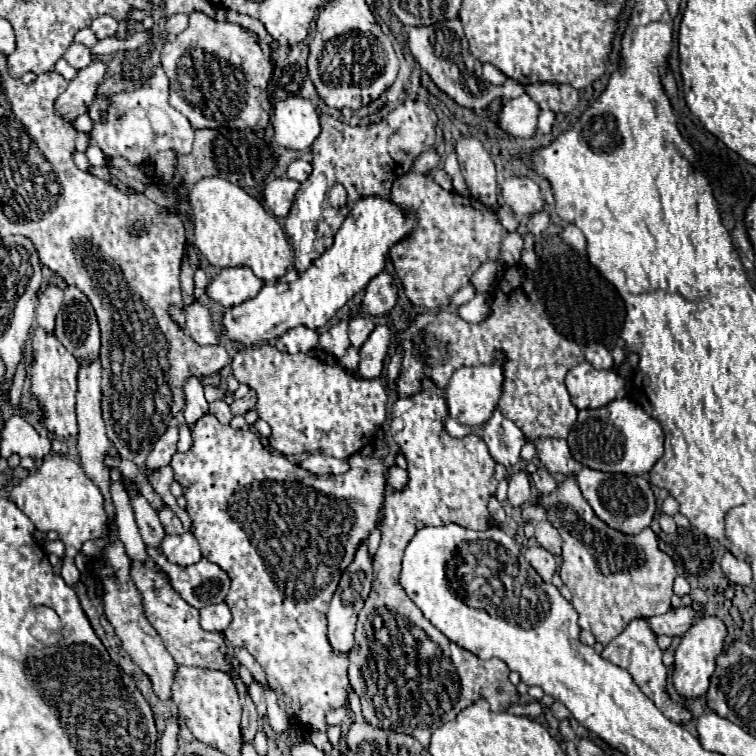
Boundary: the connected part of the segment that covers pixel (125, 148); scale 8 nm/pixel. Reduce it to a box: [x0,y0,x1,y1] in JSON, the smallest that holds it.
[88,66,194,164]

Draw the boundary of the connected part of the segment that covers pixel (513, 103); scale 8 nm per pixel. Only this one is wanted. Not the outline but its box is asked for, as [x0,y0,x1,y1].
[500,94,538,138]

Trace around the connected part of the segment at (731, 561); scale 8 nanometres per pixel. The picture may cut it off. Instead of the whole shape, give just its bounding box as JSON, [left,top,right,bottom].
[720,552,752,586]

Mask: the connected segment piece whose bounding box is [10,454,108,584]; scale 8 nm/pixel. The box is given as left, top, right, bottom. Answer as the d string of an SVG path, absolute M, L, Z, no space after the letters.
M54 454L44 460L42 466L20 480L10 492L14 504L34 522L38 530L56 530L60 540L66 546L62 578L66 584L76 584L80 580L80 572L74 564L74 556L80 552L86 540L98 540L108 532L108 516L104 516L104 496L96 488L92 480L84 474L82 466L64 454Z

